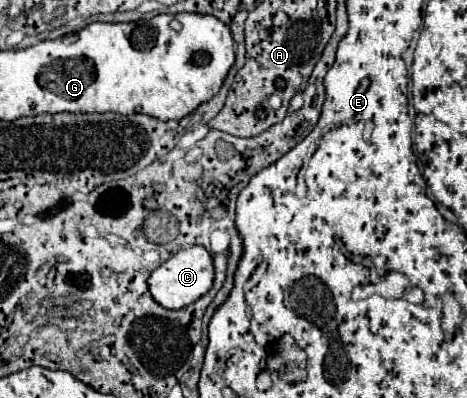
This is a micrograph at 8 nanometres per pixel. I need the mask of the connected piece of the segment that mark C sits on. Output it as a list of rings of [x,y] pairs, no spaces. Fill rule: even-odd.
[[[195,244],[191,248],[179,250],[167,262],[163,262],[157,270],[153,270],[151,278],[149,278],[149,290],[161,306],[165,306],[169,310],[177,310],[177,308],[193,304],[203,294],[207,294],[213,286],[213,278],[215,278],[213,256],[207,252],[205,246]]]

